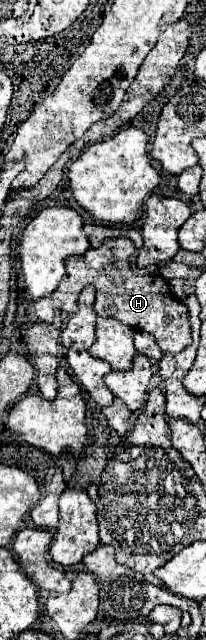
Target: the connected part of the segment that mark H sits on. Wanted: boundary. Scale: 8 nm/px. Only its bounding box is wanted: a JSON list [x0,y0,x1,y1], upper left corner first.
[35,237,190,353]

